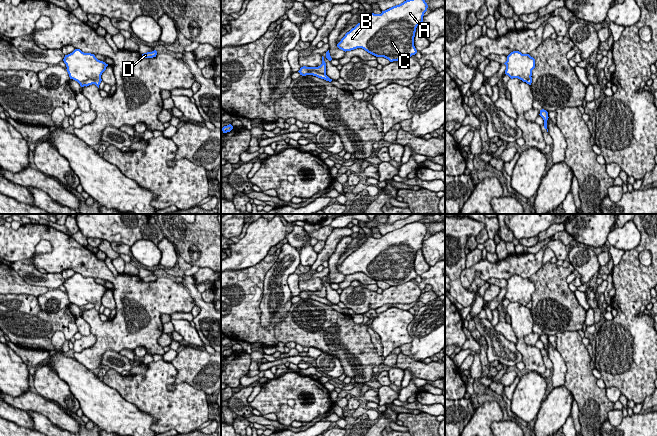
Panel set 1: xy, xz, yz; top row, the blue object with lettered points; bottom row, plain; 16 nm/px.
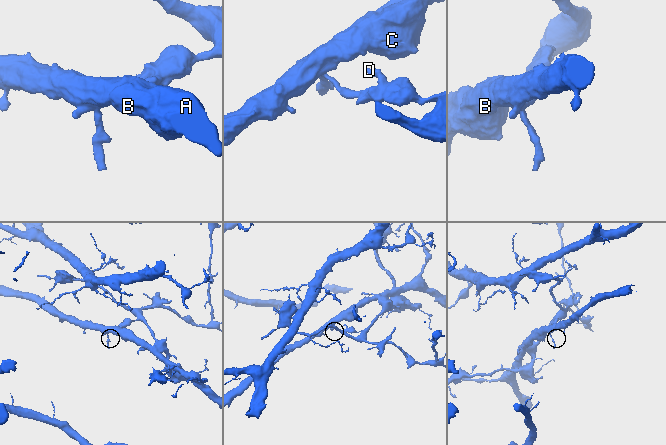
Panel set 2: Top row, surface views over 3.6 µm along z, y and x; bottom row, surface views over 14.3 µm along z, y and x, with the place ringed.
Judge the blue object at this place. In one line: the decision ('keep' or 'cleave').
cleave

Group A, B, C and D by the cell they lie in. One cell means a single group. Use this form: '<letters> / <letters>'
A B C / D

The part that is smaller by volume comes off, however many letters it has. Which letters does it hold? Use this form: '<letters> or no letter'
D

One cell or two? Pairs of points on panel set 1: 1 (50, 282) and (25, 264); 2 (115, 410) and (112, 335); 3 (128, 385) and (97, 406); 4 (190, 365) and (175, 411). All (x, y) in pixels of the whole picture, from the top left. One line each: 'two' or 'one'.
1: one
2: two
3: two
4: two

